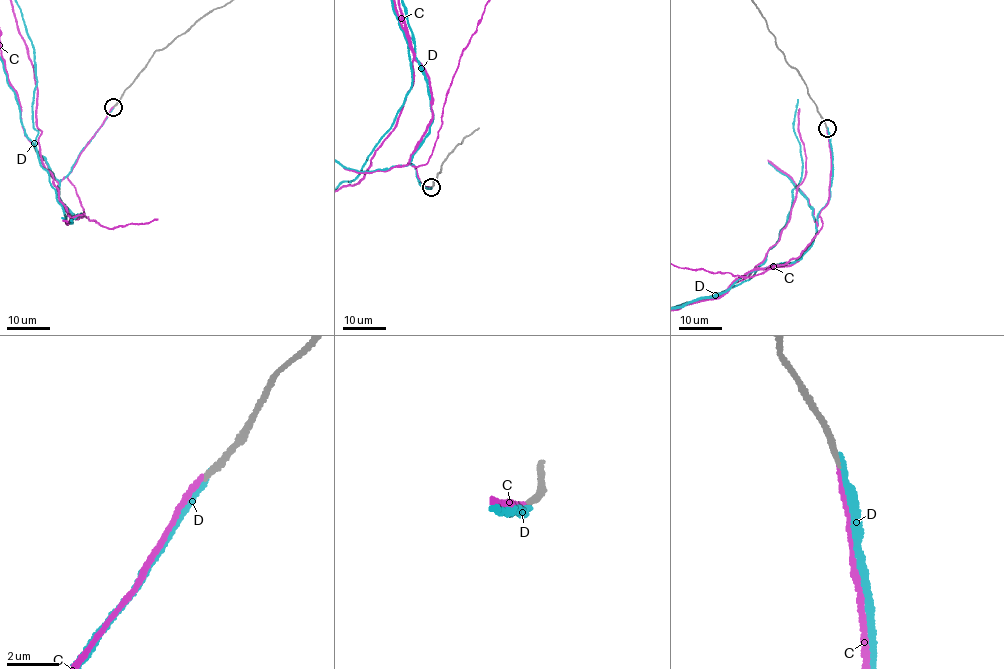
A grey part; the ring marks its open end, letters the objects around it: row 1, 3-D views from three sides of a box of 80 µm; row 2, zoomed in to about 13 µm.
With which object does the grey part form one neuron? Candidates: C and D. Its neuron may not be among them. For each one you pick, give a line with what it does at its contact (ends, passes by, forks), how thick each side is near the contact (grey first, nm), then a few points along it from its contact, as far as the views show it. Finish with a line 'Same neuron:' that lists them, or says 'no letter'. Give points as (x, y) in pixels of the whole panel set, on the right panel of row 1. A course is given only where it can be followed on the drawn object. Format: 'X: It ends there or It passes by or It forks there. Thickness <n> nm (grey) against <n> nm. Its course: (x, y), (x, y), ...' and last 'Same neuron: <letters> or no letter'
C: It ends there. Thickness 240 nm (grey) against 200 nm
Same neuron: C

